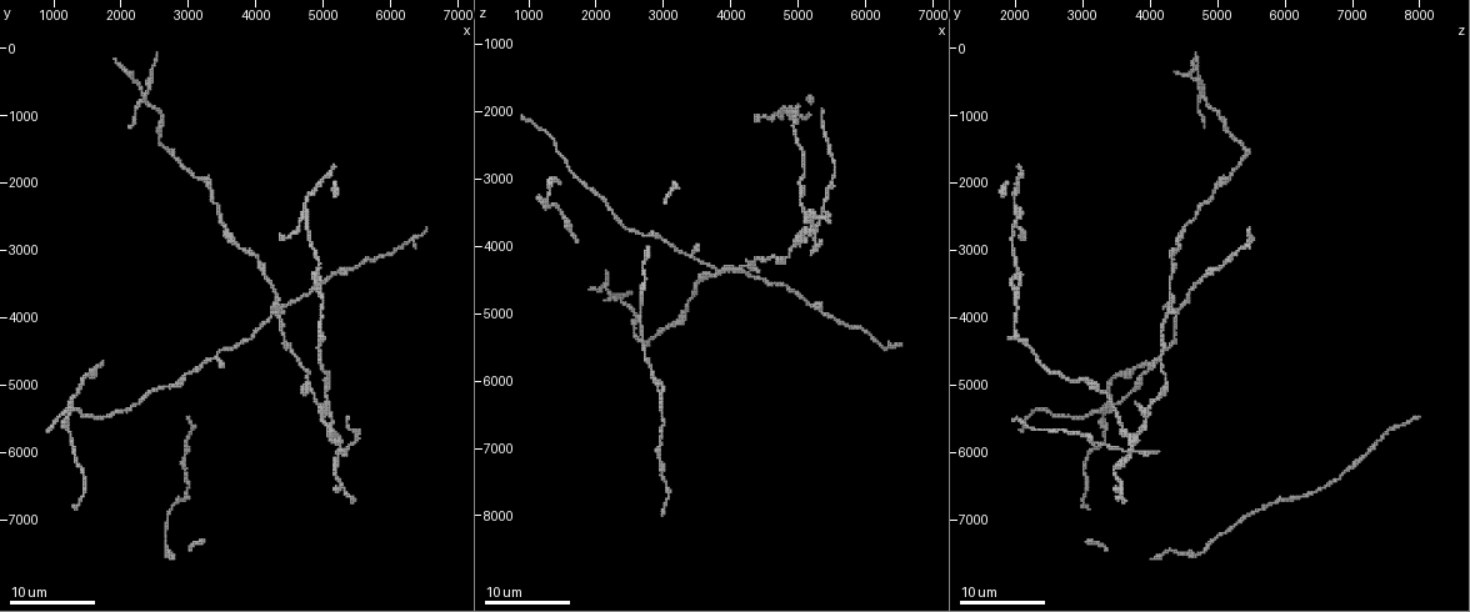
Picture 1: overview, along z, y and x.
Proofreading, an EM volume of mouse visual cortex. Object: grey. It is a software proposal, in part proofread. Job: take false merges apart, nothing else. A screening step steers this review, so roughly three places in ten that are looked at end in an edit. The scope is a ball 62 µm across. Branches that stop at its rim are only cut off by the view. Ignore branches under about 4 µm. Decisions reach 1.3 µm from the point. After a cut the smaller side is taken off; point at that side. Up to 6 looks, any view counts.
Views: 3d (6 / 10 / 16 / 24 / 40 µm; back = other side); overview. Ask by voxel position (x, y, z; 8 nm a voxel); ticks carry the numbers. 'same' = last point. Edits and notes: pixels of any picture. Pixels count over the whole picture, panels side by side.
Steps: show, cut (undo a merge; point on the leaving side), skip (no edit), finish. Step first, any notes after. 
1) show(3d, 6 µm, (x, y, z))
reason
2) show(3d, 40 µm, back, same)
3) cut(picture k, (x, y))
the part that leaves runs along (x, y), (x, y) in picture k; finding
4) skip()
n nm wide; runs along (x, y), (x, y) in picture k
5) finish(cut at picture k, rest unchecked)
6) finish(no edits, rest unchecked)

show(3d, 10 µm, (5250, 5950, 3750))
four or more arms meet

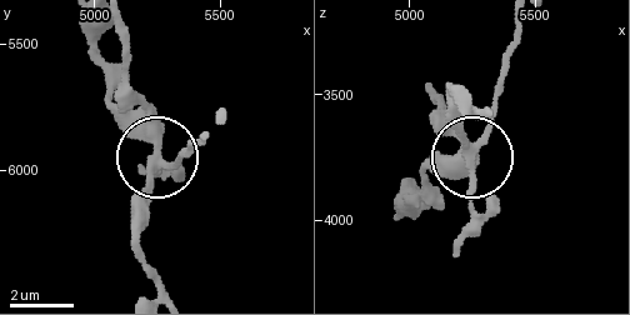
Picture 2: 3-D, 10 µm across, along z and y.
cut(picture 2, (490, 195))
two cells meet here

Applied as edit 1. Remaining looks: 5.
show(3d, 10 µm, (4650, 2700, 2150))
sudden change in width

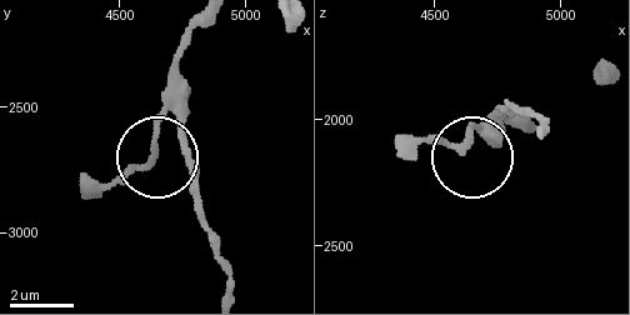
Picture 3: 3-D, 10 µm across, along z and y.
skip()
runs along (538, 130), (505, 109), (473, 125), (463, 149), (409, 141) in picture 3; continuous, no second cell

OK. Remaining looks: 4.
show(3d, 6 µm, (4300, 3850, 4300))
four or more arms meet

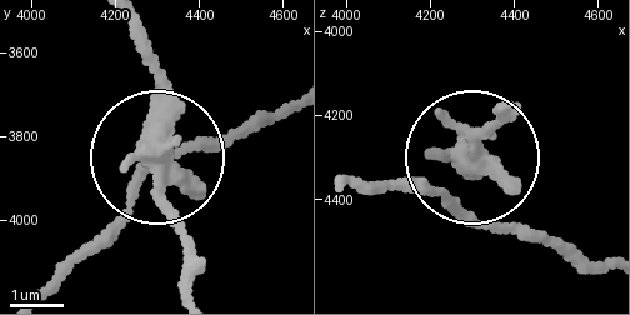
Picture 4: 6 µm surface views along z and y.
skip()
400 nm wide; one cell here

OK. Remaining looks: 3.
finish(cut at picture 2, rest unchecked)

